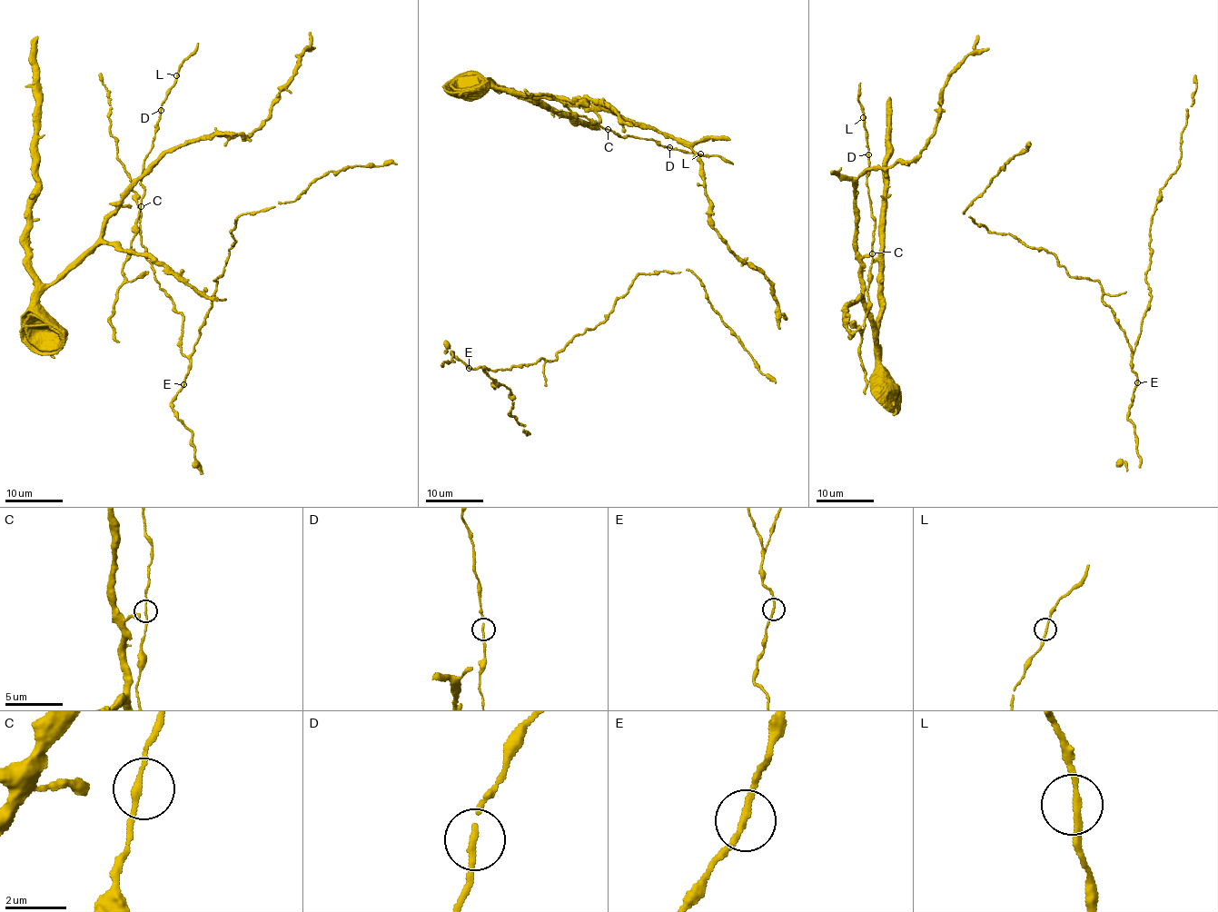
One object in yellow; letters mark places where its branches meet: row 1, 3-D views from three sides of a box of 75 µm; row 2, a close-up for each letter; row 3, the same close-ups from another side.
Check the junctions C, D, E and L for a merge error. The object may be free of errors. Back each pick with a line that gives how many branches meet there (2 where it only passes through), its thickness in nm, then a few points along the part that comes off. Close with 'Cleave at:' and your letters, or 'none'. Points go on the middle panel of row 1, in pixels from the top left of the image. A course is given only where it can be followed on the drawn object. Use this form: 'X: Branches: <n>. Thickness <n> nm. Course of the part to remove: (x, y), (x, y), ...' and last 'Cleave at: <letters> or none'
Cleave at: none

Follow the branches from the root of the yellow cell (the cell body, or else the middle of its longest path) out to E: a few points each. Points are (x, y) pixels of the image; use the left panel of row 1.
E: (279, 201), (235, 221), (235, 241), (222, 275), (215, 278), (212, 302), (183, 384)

